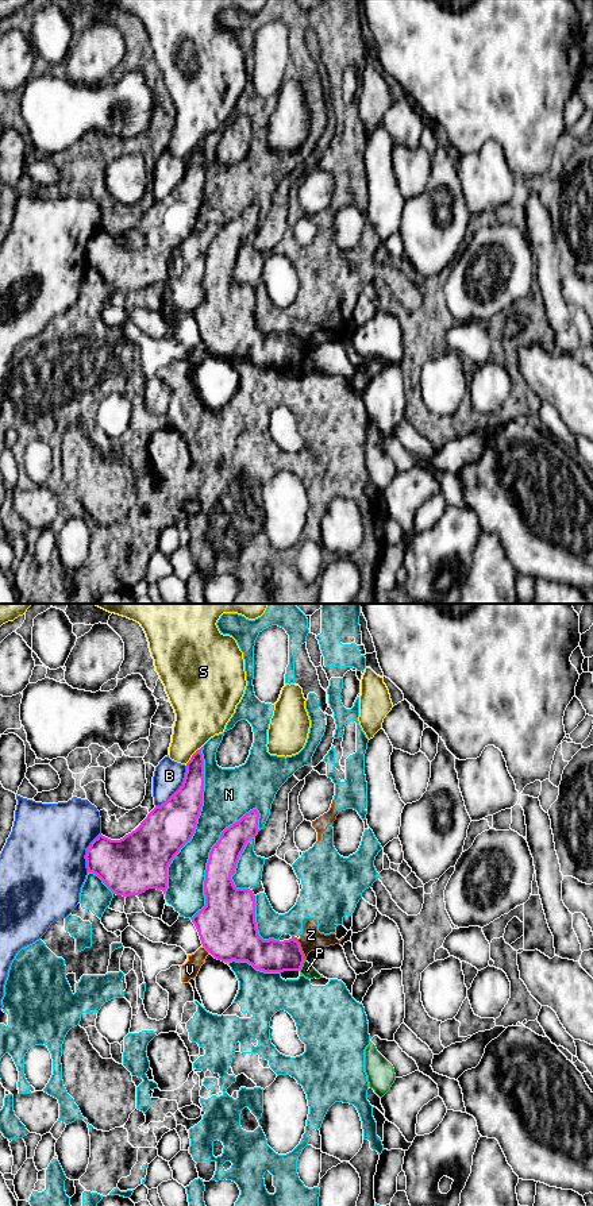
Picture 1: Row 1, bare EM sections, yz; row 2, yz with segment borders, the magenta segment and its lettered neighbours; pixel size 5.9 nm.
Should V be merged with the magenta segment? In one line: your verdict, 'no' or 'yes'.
no

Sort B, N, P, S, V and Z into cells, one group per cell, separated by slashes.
B / N V Z / P S

